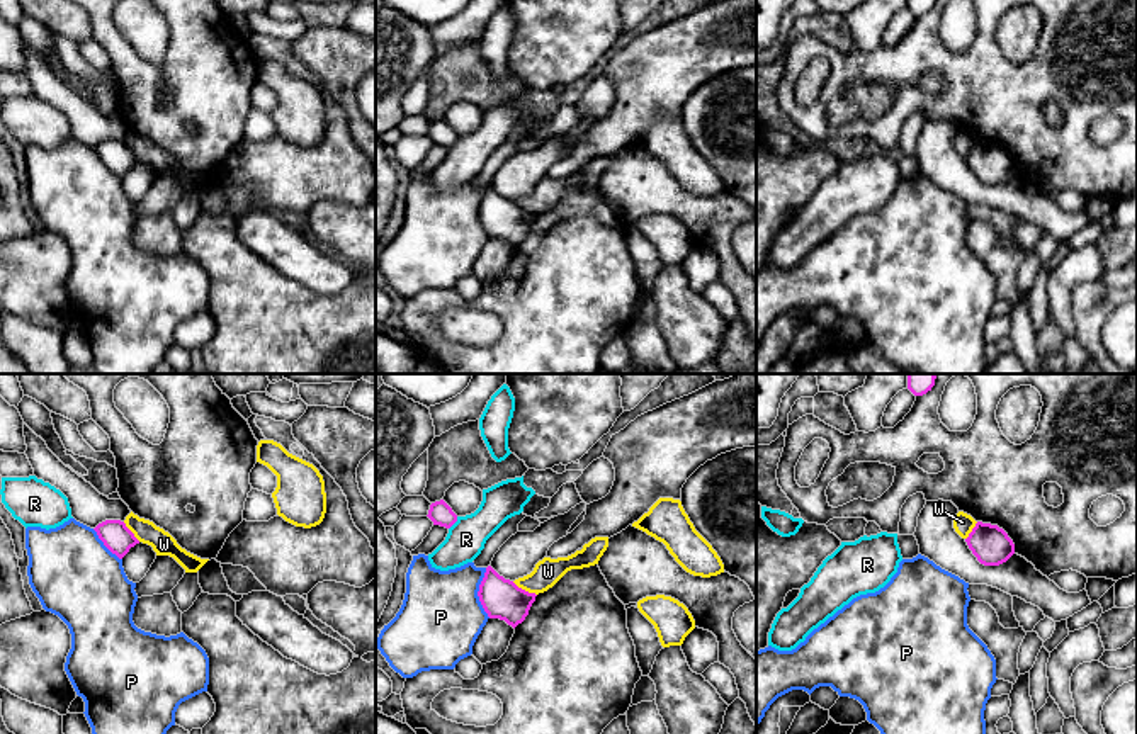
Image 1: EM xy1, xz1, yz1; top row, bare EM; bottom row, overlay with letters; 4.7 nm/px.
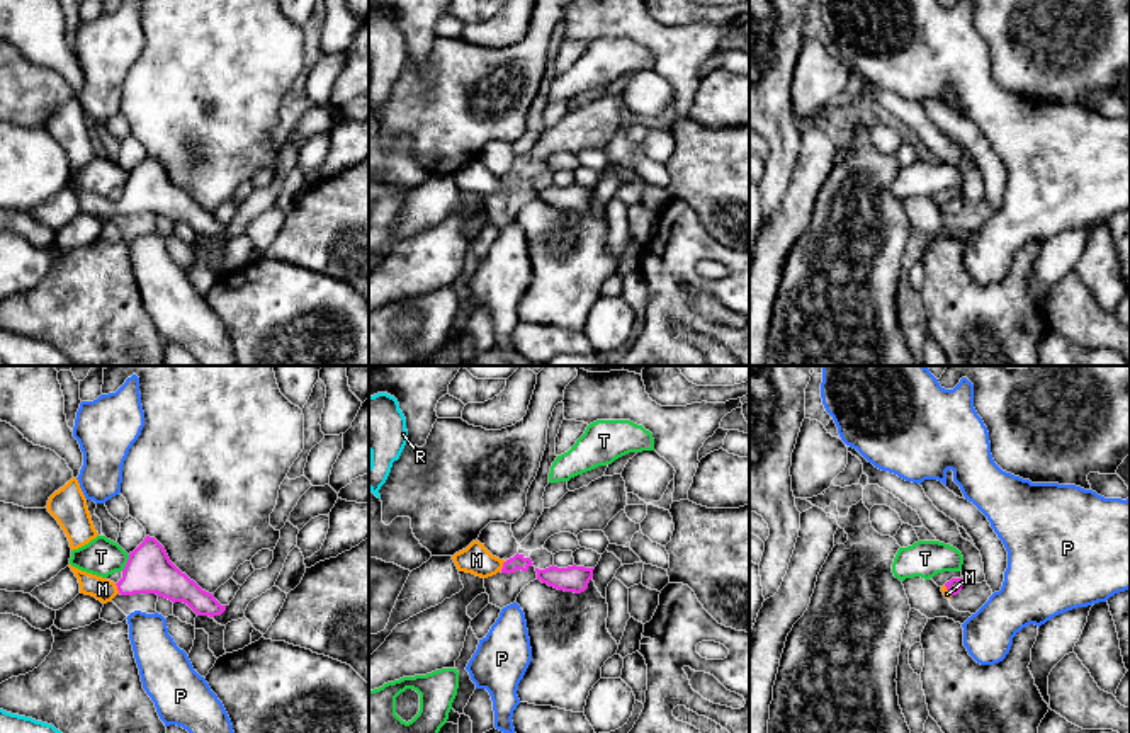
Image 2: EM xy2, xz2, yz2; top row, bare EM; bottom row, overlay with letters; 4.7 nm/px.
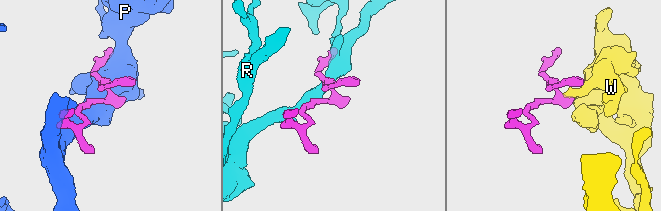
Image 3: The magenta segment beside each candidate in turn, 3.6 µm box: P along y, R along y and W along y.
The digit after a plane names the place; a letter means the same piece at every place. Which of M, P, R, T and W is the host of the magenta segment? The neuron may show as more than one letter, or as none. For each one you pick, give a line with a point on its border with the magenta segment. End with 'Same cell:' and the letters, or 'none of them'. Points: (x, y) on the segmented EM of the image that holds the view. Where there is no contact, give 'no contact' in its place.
M: xy2 (118, 589)
Same cell: M

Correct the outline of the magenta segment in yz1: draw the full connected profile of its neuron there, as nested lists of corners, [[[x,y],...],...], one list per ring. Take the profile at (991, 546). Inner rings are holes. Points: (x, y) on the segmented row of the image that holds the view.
[[[977,522],[965,542],[984,566],[999,566],[1015,554],[1015,544],[1008,534],[991,523]]]

